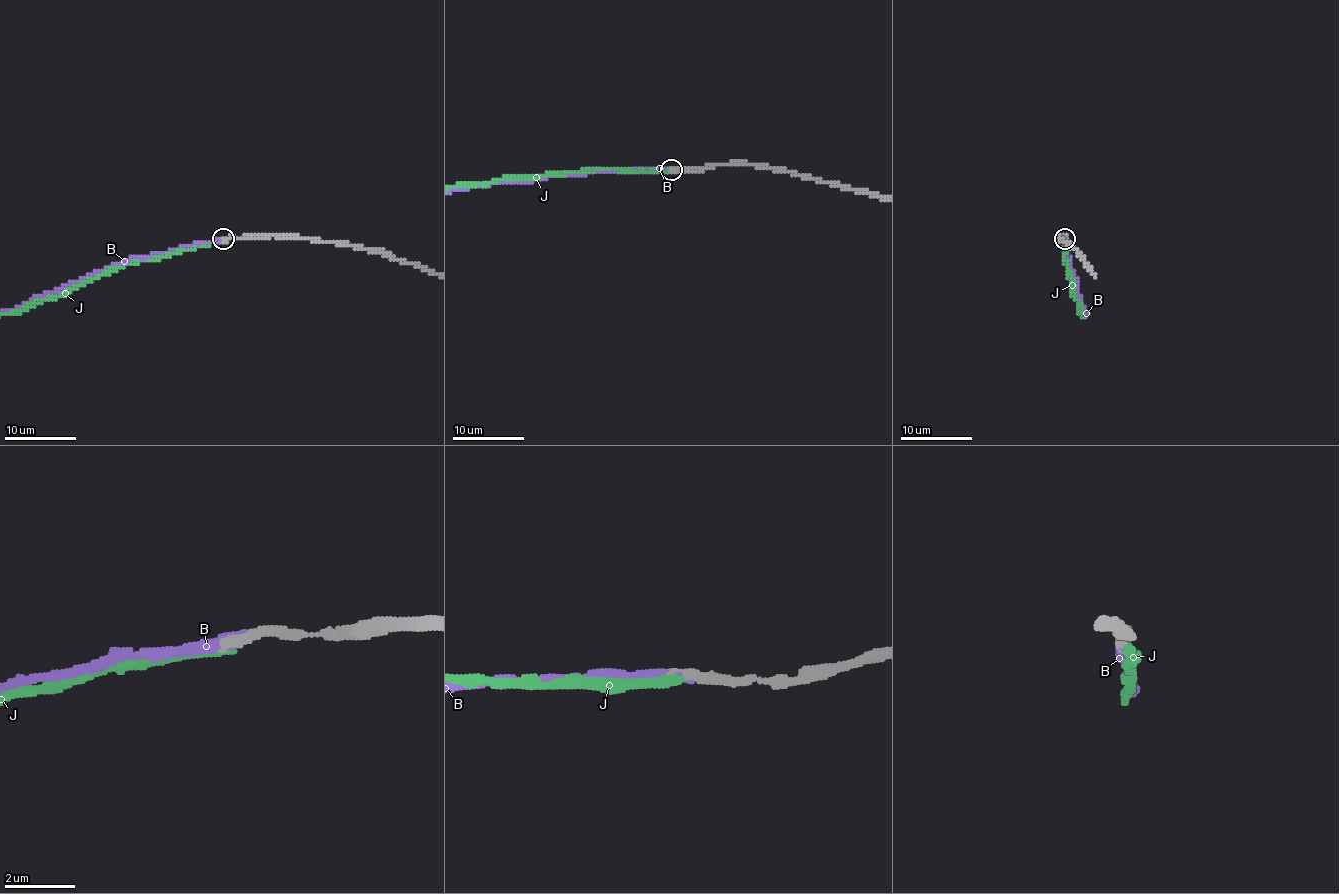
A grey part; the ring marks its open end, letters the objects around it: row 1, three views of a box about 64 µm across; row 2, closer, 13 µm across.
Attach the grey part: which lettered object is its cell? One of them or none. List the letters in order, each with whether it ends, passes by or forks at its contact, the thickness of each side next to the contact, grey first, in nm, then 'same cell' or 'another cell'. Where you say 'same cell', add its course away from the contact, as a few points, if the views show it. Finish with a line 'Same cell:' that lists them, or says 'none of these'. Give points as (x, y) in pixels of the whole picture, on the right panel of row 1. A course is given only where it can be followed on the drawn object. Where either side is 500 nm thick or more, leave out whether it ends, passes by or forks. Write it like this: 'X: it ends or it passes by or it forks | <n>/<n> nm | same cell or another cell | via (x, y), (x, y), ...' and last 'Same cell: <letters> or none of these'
B: it ends | 340/280 nm | same cell
J: it ends | 320/300 nm | another cell
Same cell: B

